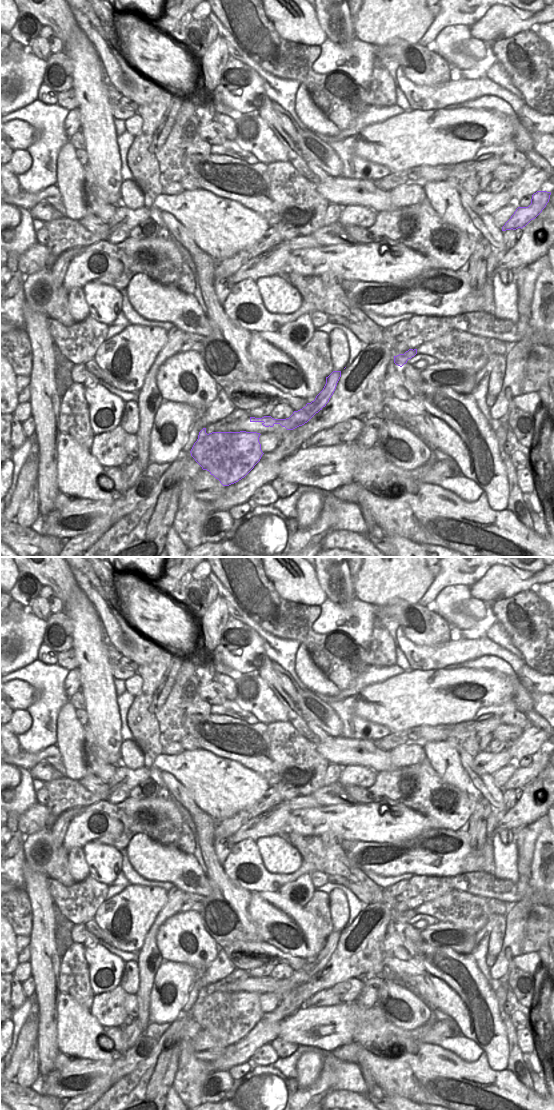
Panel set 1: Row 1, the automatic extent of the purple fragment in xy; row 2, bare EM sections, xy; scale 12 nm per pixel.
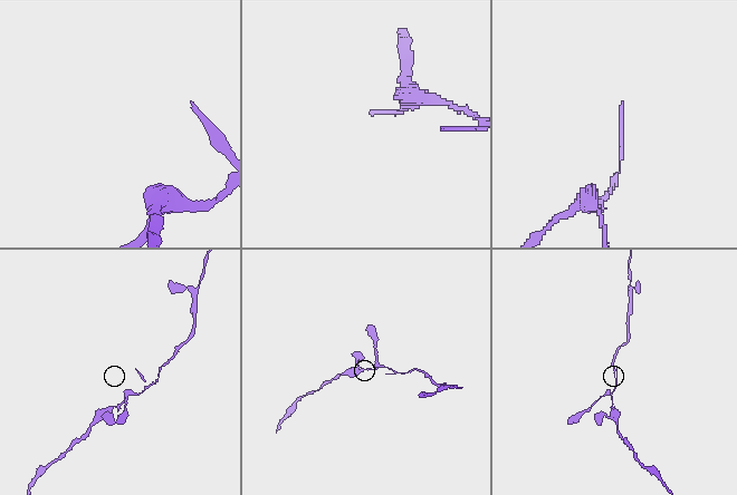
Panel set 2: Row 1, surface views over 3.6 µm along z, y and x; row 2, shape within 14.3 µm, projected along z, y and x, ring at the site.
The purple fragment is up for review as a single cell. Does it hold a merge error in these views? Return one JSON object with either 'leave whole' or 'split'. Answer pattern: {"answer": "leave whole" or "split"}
{"answer": "leave whole"}

